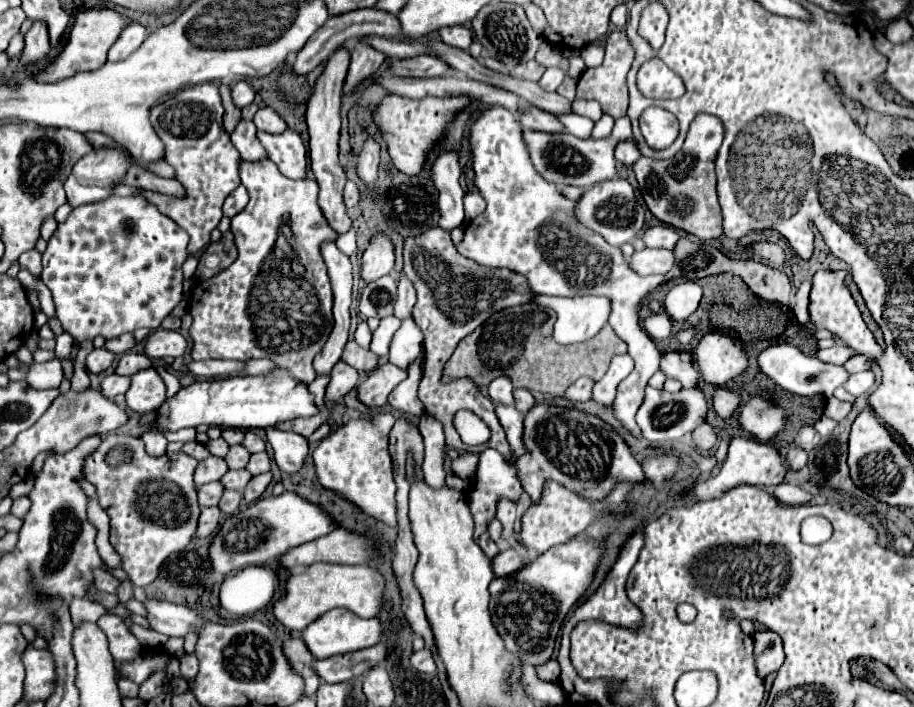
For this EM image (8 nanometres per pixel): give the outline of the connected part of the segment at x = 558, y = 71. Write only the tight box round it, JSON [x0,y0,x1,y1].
[539,66,567,92]

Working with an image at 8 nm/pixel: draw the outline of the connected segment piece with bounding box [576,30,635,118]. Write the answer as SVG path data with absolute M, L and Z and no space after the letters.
M613 30L607 38L605 46L605 60L597 68L587 68L578 80L576 87L576 98L583 100L597 100L603 108L603 112L611 114L613 118L621 118L627 114L629 106L629 90L627 90L626 76L629 72L635 52L633 46L625 34L625 30Z

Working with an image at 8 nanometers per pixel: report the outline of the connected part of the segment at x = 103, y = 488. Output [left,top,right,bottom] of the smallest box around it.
[83,436,201,588]

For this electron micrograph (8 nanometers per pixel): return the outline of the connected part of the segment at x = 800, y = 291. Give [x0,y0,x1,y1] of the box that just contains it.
[791,280,811,324]

